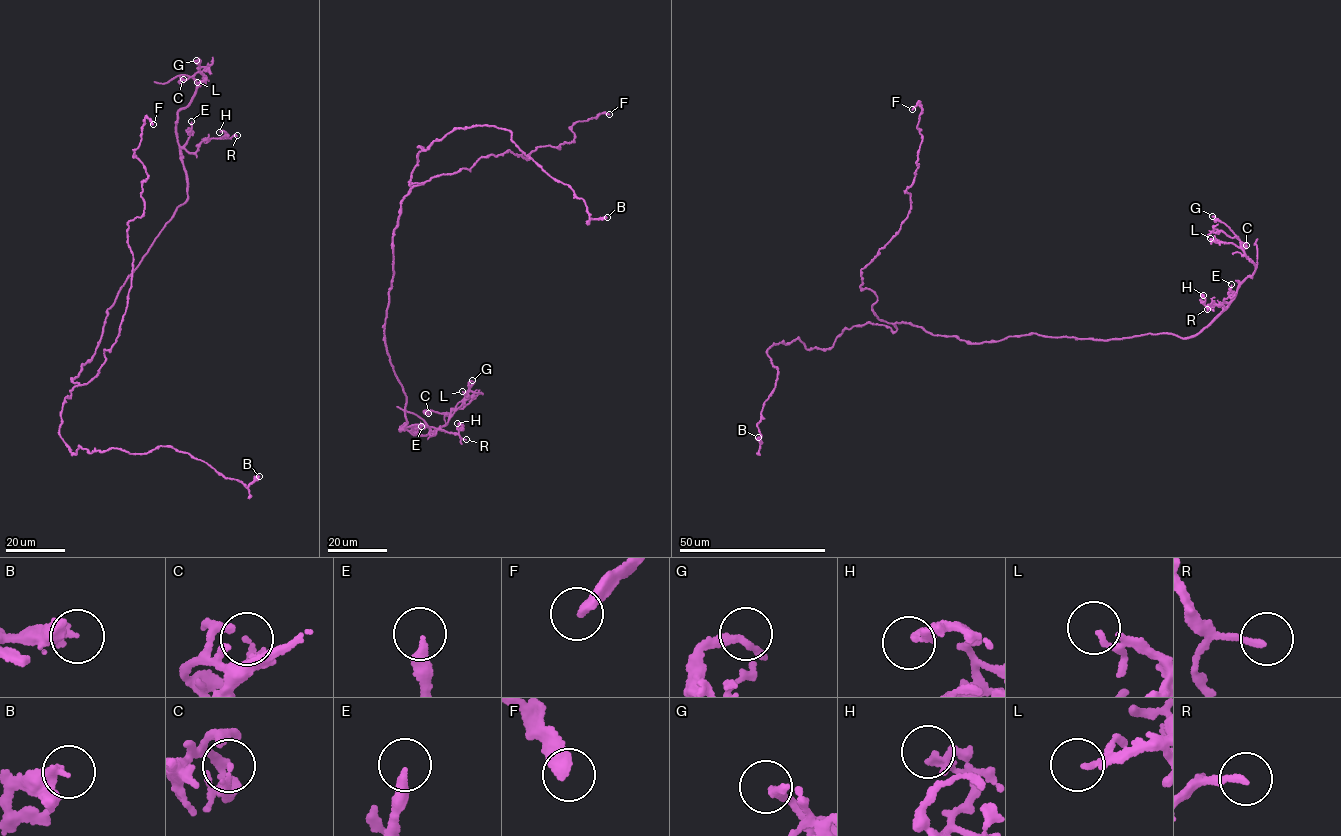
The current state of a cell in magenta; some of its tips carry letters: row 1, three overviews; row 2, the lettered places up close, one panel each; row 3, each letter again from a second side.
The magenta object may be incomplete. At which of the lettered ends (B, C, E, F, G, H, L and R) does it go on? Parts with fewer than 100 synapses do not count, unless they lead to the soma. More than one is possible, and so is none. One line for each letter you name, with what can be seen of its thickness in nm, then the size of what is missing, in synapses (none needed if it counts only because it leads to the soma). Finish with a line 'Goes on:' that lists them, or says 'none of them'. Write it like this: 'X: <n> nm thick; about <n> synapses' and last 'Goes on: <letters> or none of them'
Goes on: none of them

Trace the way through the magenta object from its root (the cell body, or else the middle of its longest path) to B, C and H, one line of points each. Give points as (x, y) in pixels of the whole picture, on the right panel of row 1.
B: (968, 342), (867, 322), (829, 348), (774, 344), (766, 351), (777, 377), (758, 437)
C: (968, 342), (1034, 334), (1106, 341), (1165, 333), (1189, 338), (1252, 275), (1255, 263), (1240, 243), (1246, 245)
H: (968, 342), (1034, 334), (1106, 341), (1165, 333), (1189, 338), (1227, 305), (1206, 306), (1203, 295)

